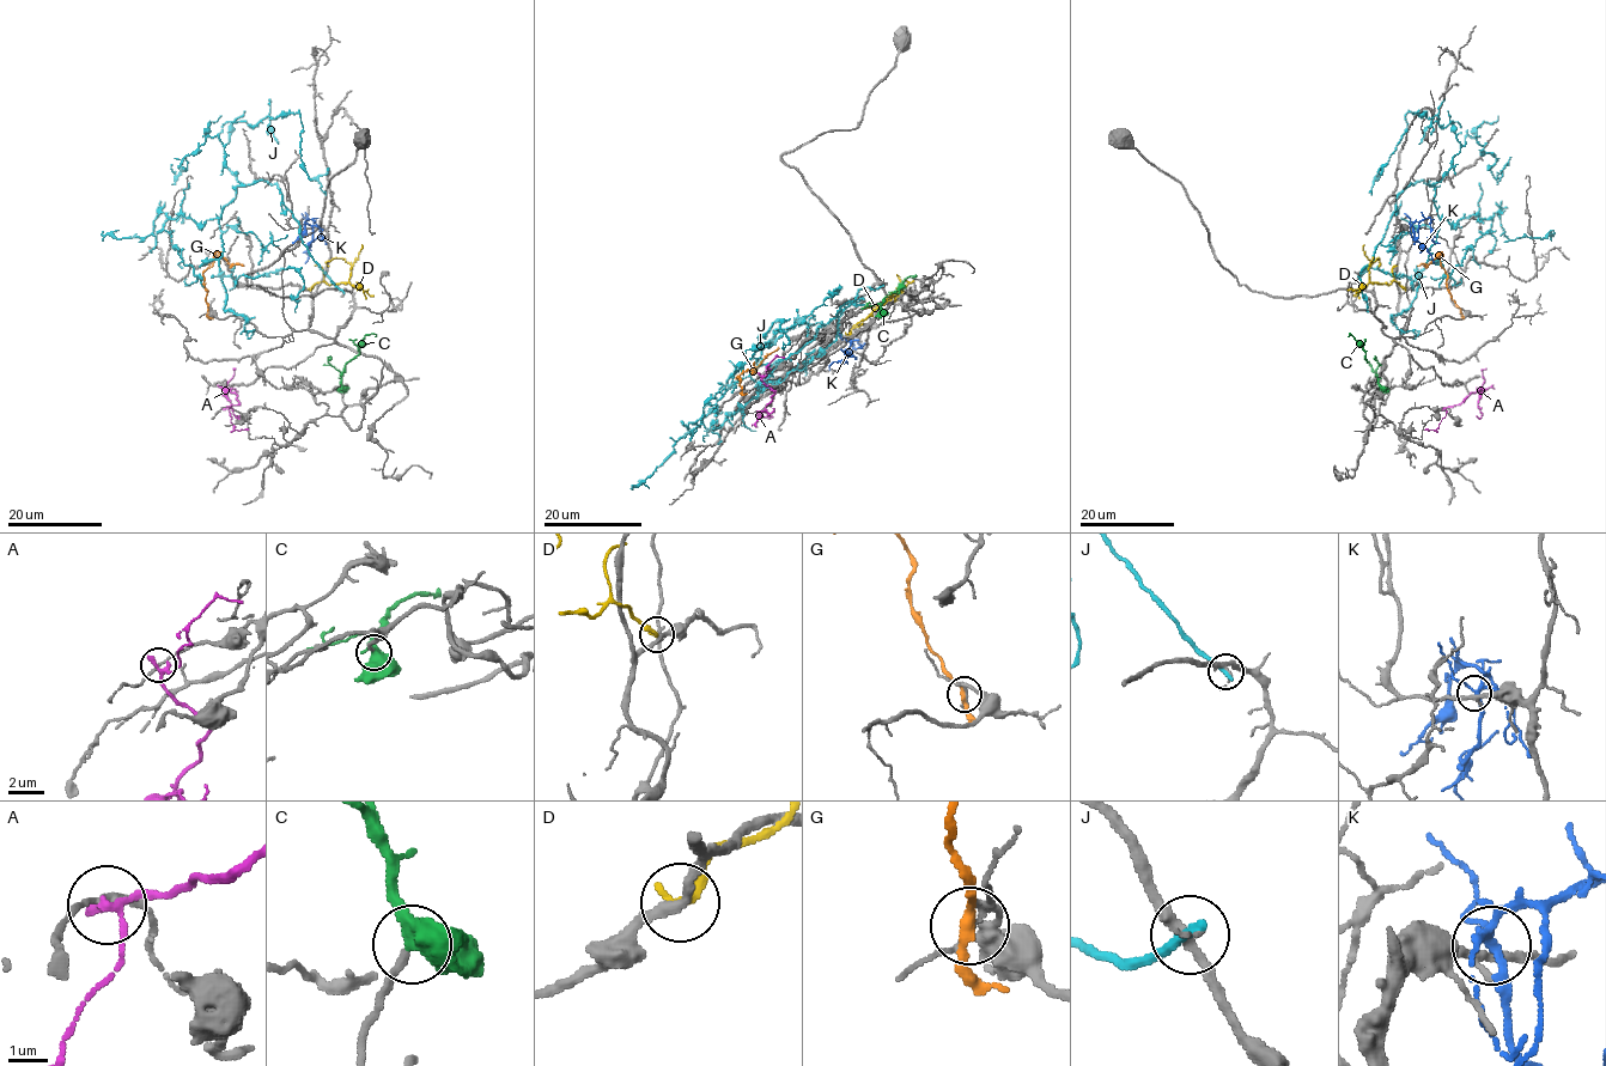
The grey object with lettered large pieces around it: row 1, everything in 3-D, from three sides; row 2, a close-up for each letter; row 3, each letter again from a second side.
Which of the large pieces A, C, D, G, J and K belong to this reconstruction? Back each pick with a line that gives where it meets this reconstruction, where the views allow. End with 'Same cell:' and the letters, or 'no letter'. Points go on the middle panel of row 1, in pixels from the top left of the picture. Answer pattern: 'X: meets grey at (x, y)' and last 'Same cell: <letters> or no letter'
C: meets grey at (881, 309)
Same cell: C

